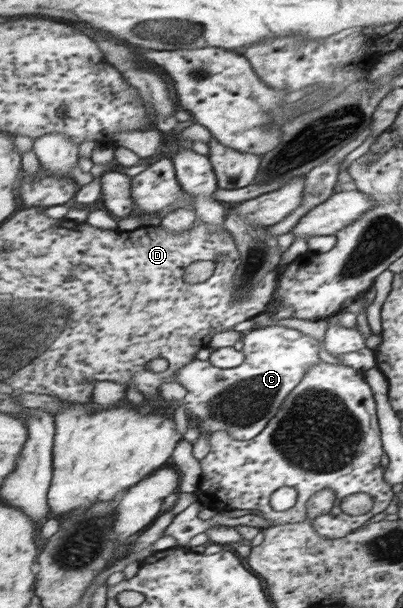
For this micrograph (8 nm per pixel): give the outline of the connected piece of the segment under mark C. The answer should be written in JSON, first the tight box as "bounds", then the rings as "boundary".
{"bounds":[176,322,321,441],"boundary":[[[268,322],[252,329],[242,341],[244,344],[242,350],[245,353],[242,365],[224,370],[213,366],[210,360],[195,359],[178,371],[176,382],[187,390],[186,396],[182,399],[186,415],[200,419],[200,431],[211,434],[217,431],[227,431],[236,441],[250,441],[267,429],[267,425],[280,411],[280,405],[290,395],[290,391],[294,391],[294,387],[300,385],[300,381],[304,379],[304,375],[310,368],[318,366],[321,362],[320,341],[310,335],[304,335],[298,329],[292,329],[286,325],[268,325]]]}

